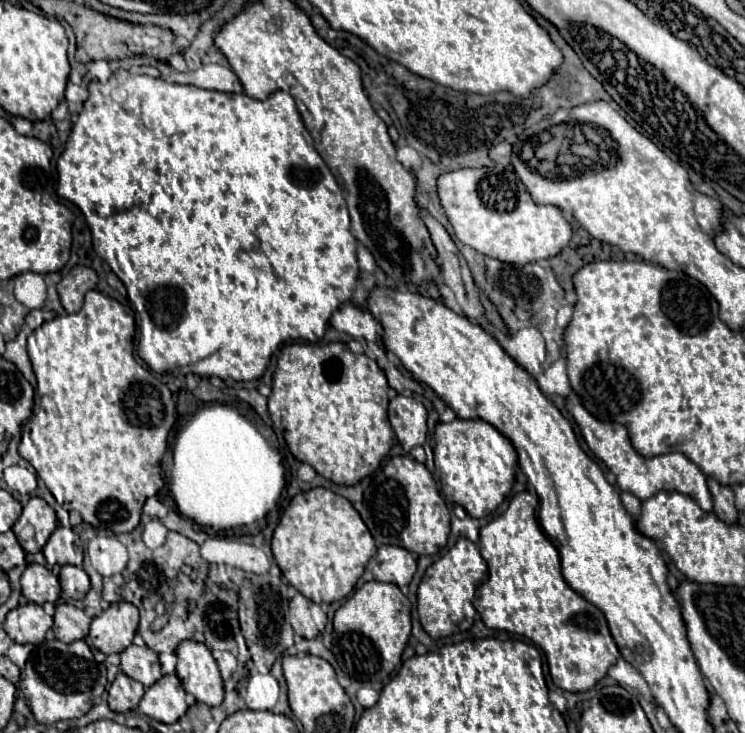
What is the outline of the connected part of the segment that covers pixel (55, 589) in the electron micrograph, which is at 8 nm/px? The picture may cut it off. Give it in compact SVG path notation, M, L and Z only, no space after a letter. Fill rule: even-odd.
M29 564L21 574L21 590L35 604L57 602L61 598L61 588L57 576L53 576L45 566Z

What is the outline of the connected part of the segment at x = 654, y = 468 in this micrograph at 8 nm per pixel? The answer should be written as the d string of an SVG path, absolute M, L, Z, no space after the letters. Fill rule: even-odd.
M573 390L565 398L565 406L567 406L567 412L573 416L573 420L577 422L581 436L587 442L589 450L617 476L617 484L621 490L635 494L639 500L647 500L661 490L675 490L675 492L691 496L705 512L711 512L713 502L711 502L711 494L707 490L705 474L683 454L669 452L669 454L645 458L645 456L637 454L637 450L631 446L625 426L615 424L615 422L601 422L599 418L593 418L593 414L589 414L585 410L585 406L581 406L581 400L577 398L577 394L573 394Z

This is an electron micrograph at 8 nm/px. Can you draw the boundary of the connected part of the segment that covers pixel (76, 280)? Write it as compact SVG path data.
M75 266L59 284L57 284L57 292L59 292L59 300L63 304L63 308L69 314L75 314L81 310L83 306L83 296L85 292L93 290L97 286L97 274L93 268L87 266Z

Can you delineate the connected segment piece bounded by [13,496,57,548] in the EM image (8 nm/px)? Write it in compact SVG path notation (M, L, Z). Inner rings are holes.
M33 496L27 506L23 506L23 514L21 518L15 522L13 526L13 532L19 534L21 528L25 524L31 524L33 530L35 530L35 542L39 548L45 546L47 538L51 536L51 532L57 528L57 518L55 518L55 510L43 500L43 498L37 498Z

